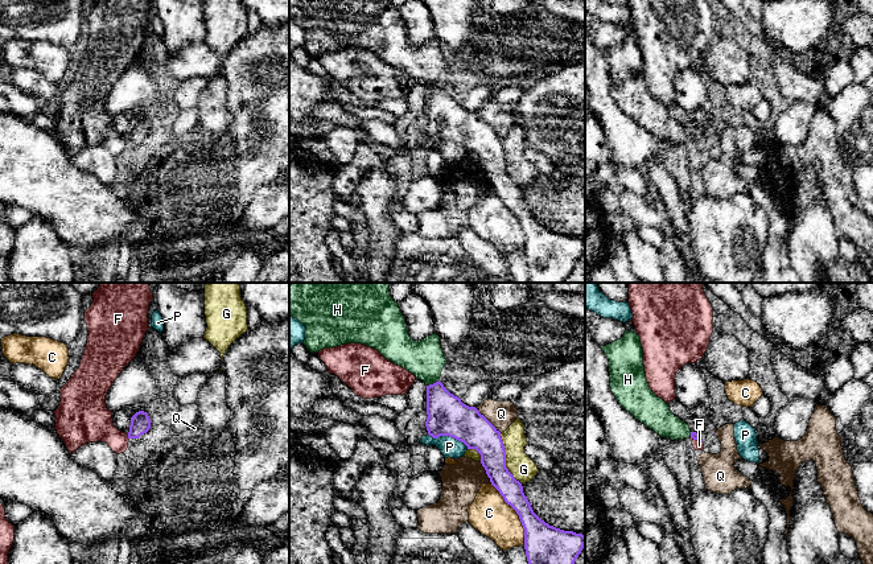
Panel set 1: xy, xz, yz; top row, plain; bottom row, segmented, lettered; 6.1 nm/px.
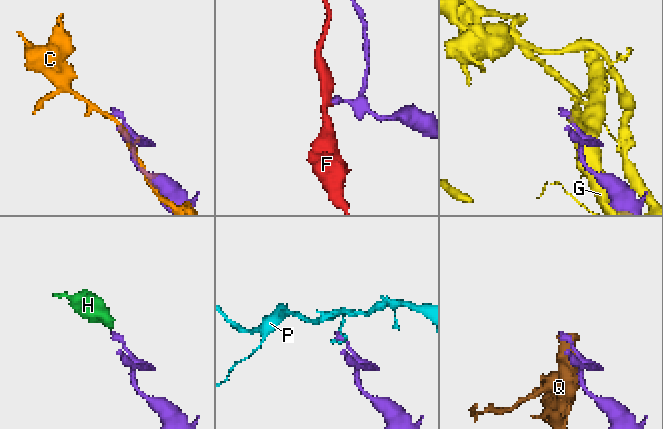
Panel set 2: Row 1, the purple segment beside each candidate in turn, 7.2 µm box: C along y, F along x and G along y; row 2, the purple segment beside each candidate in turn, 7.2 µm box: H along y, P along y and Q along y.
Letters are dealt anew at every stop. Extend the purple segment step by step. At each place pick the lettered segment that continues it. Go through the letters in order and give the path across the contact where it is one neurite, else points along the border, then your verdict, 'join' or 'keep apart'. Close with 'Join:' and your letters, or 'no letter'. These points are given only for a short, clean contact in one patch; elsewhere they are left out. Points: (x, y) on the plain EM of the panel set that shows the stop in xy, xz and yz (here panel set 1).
C: keep apart
F: border along xy (127, 139), (128, 143); keep apart
G: keep apart
H: runs through xz (447, 119), (433, 87), (424, 62); join
P: border along xz (428, 138), (433, 141), (452, 140), (468, 152); keep apart
Q: keep apart
Join: H

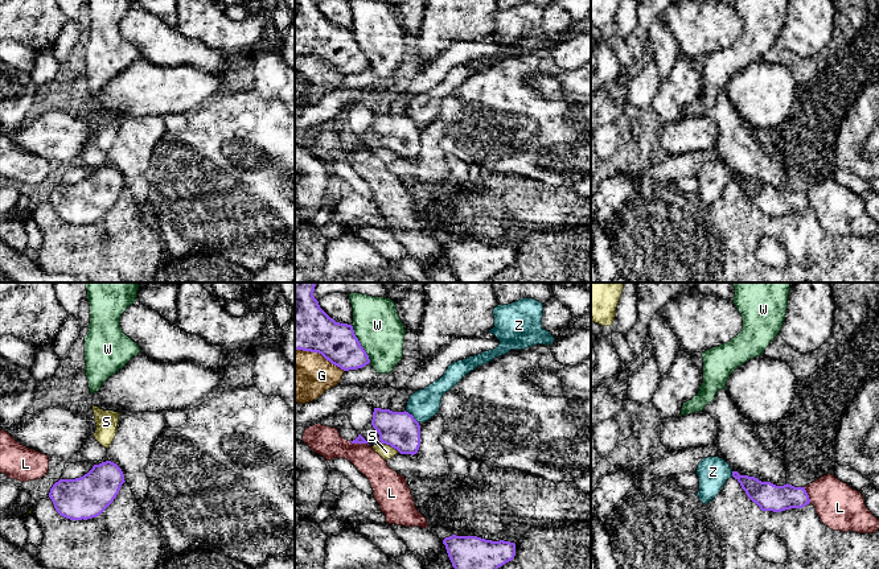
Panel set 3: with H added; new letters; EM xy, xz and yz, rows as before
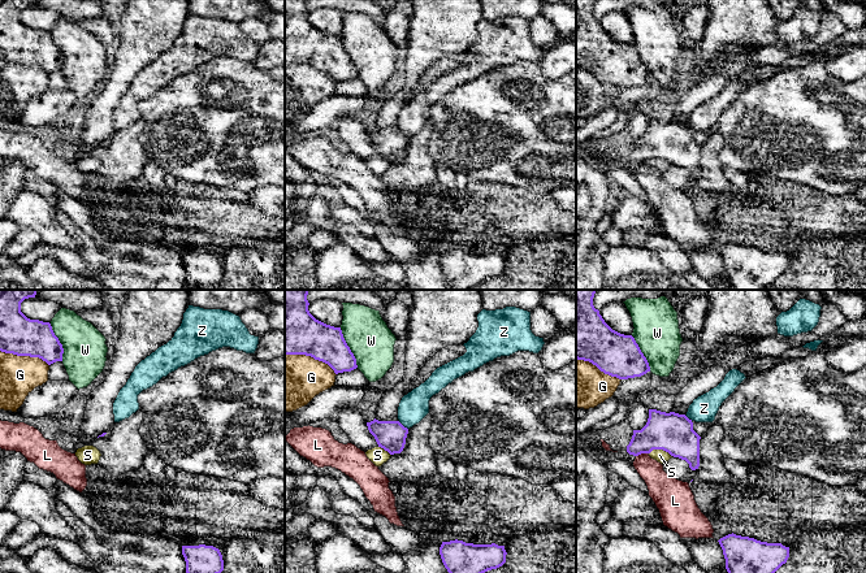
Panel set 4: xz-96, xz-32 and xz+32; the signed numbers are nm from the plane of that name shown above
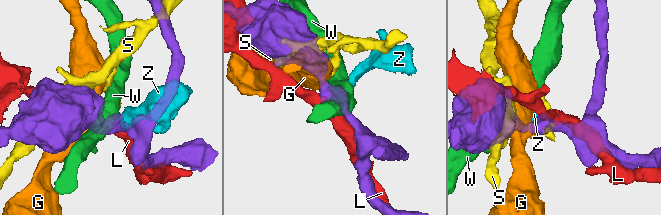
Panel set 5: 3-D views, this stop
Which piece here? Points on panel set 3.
G: keep apart
L: keep apart
S: keep apart
W: border along xz (350, 29), (370, 66); keep apart
Z: border along xz (405, 115), (418, 127); keep apart
Join: no letter

